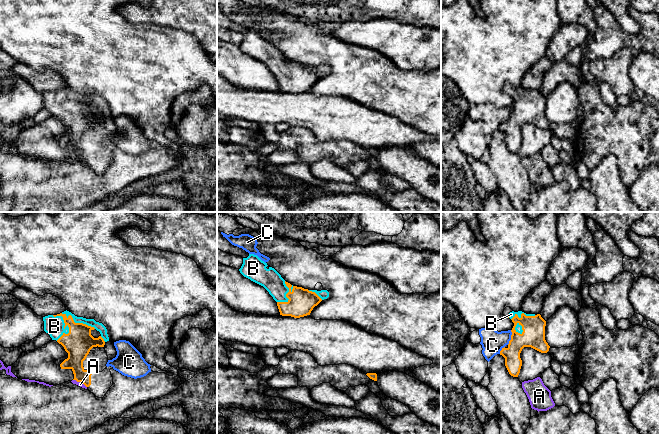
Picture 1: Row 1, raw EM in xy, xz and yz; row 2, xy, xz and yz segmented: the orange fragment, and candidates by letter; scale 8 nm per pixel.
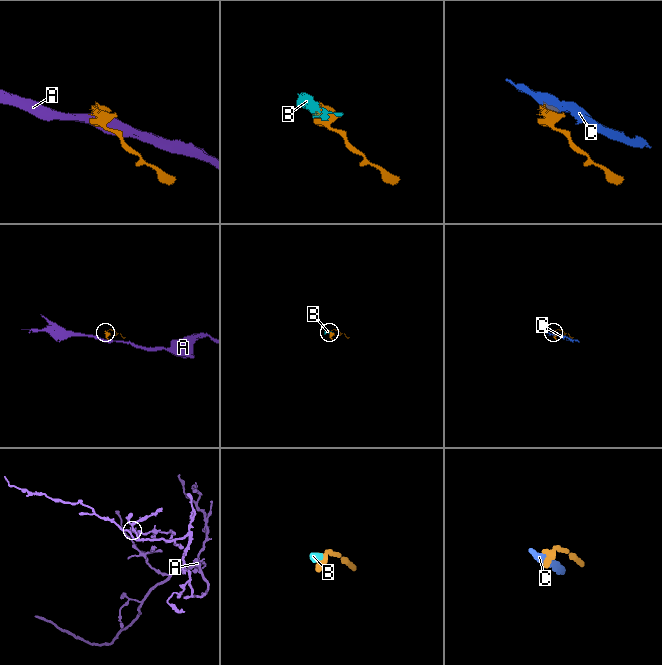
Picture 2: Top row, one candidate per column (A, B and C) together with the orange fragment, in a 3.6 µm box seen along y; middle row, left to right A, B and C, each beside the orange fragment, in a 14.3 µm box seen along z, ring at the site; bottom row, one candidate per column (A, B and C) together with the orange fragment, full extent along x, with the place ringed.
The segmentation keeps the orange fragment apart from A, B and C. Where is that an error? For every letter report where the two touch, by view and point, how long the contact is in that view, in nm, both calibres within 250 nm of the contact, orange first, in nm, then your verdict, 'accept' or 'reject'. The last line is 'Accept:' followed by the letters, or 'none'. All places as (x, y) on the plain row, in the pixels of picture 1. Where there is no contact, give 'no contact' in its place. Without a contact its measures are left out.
A: xy (80, 157) | 130 nm | 170/40 nm | reject
B: xy (73, 96) | 360 nm | 220/160 nm | accept
C: yz (511, 113) | 120 nm | 190/190 nm | reject
Accept: B

